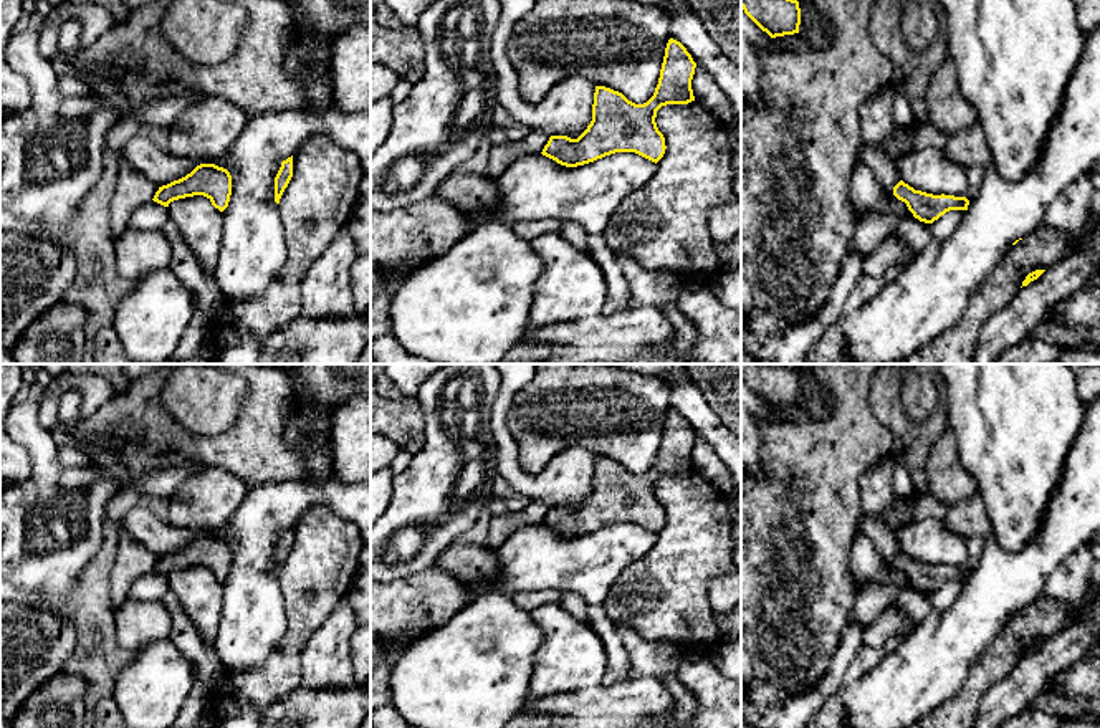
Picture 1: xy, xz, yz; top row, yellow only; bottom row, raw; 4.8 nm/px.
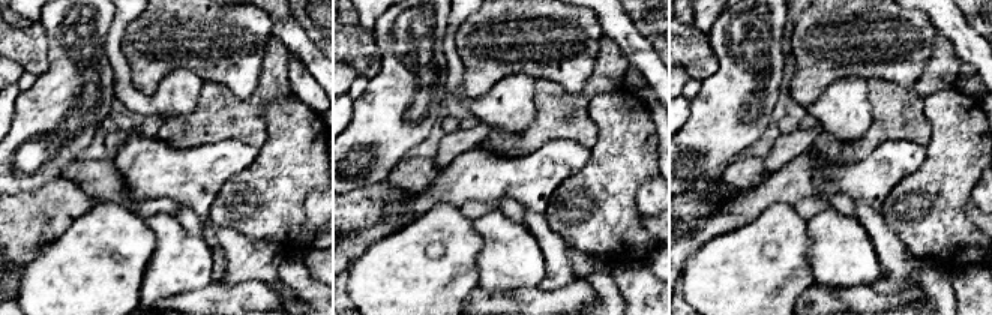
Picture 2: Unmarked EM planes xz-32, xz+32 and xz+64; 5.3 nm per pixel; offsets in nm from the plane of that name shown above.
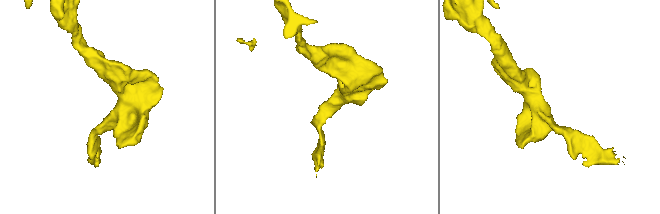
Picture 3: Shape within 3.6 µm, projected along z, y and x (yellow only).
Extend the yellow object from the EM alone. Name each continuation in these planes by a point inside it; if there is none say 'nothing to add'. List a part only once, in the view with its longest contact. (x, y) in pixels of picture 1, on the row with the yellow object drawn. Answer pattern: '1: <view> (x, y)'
nothing to add

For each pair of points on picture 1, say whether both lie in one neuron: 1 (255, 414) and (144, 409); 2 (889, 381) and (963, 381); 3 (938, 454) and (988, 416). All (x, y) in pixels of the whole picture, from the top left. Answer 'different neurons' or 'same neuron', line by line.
1: same neuron
2: different neurons
3: different neurons

